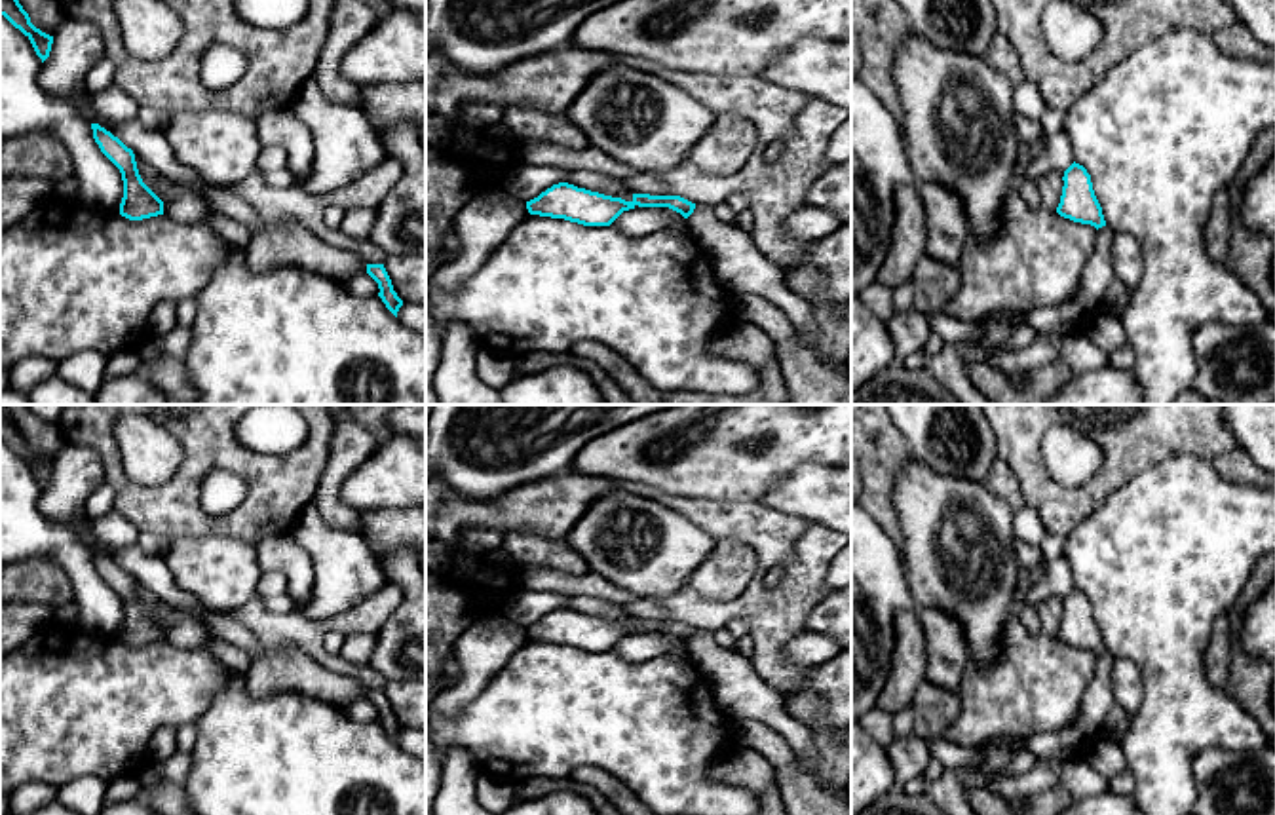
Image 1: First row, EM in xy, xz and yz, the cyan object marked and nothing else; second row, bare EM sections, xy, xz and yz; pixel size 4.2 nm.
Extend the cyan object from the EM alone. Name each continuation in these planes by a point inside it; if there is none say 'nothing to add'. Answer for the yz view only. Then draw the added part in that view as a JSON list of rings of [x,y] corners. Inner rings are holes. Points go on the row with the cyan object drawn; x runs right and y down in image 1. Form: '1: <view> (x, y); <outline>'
nothing to add

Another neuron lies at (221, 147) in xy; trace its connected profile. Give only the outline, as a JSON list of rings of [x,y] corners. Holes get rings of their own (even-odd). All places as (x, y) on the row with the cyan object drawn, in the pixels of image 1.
[[[169,112],[162,133],[177,160],[205,182],[228,188],[257,171],[257,120],[226,112]]]

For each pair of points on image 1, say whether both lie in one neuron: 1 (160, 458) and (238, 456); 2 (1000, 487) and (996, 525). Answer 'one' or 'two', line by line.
1: two
2: two

